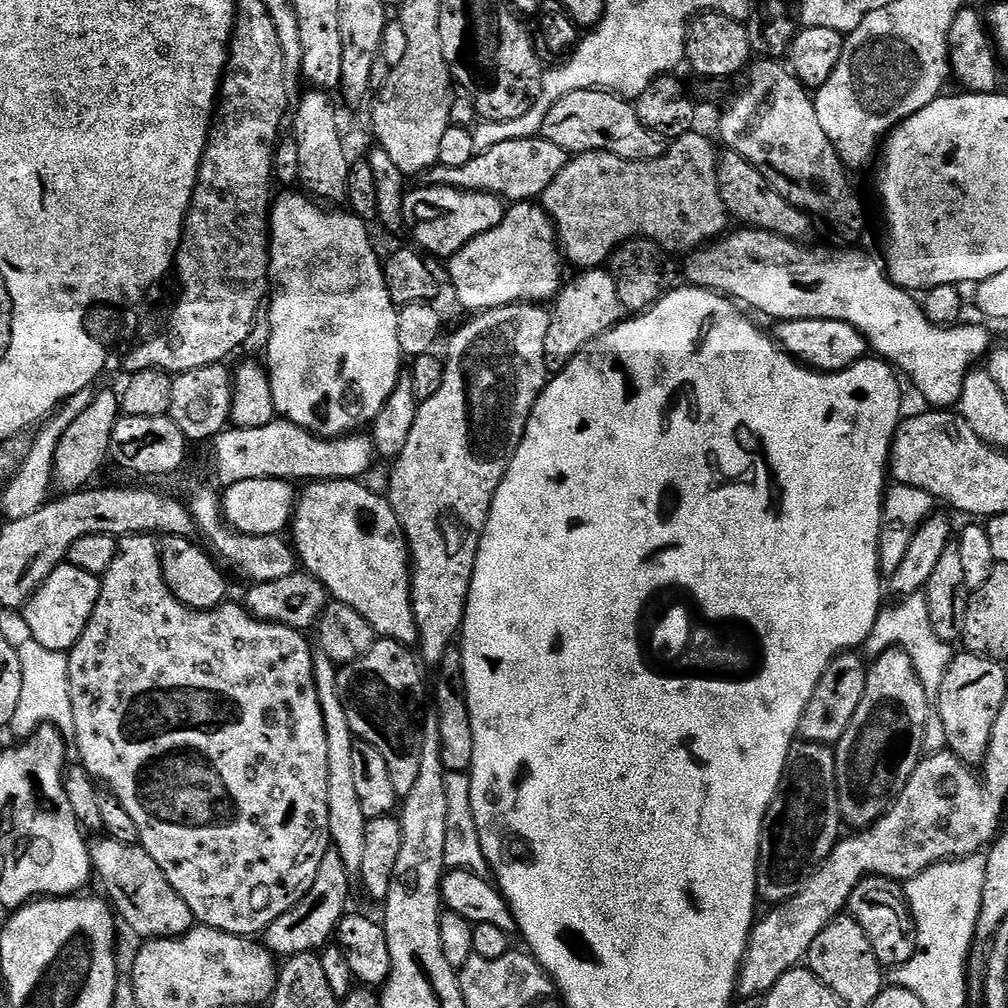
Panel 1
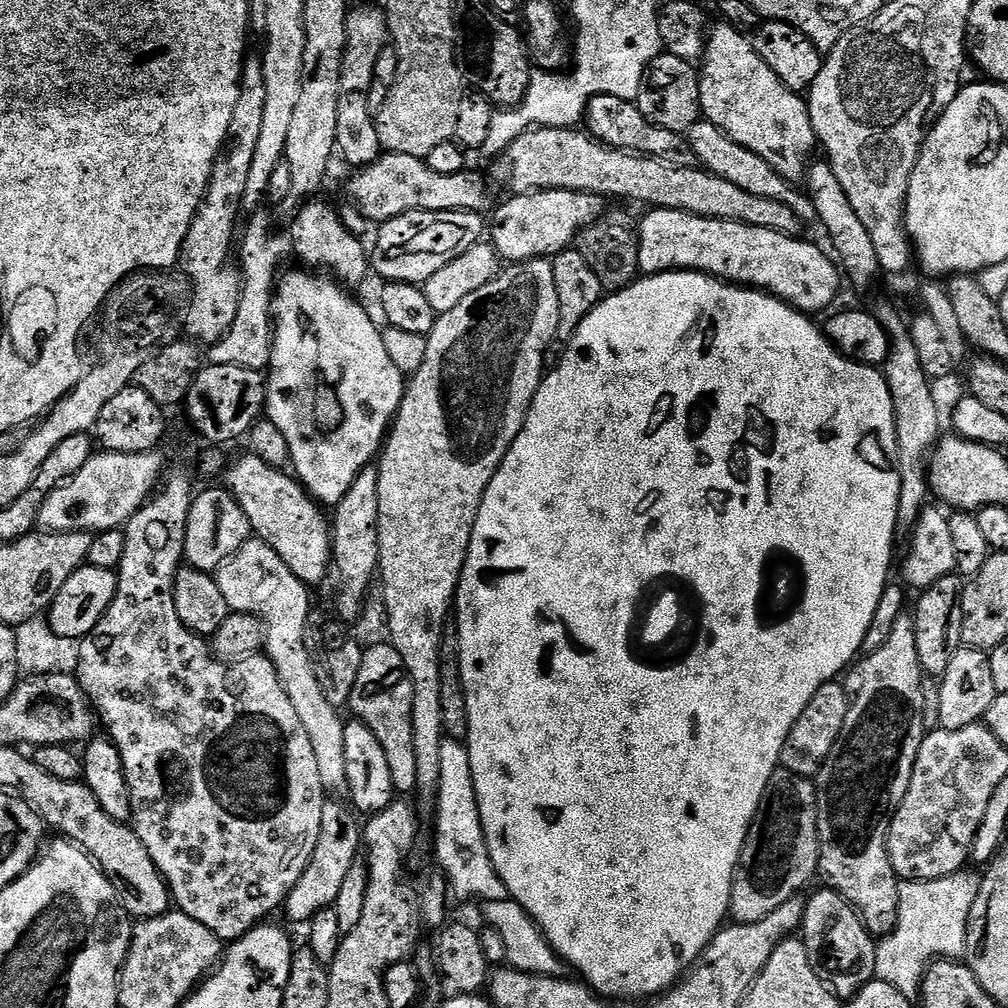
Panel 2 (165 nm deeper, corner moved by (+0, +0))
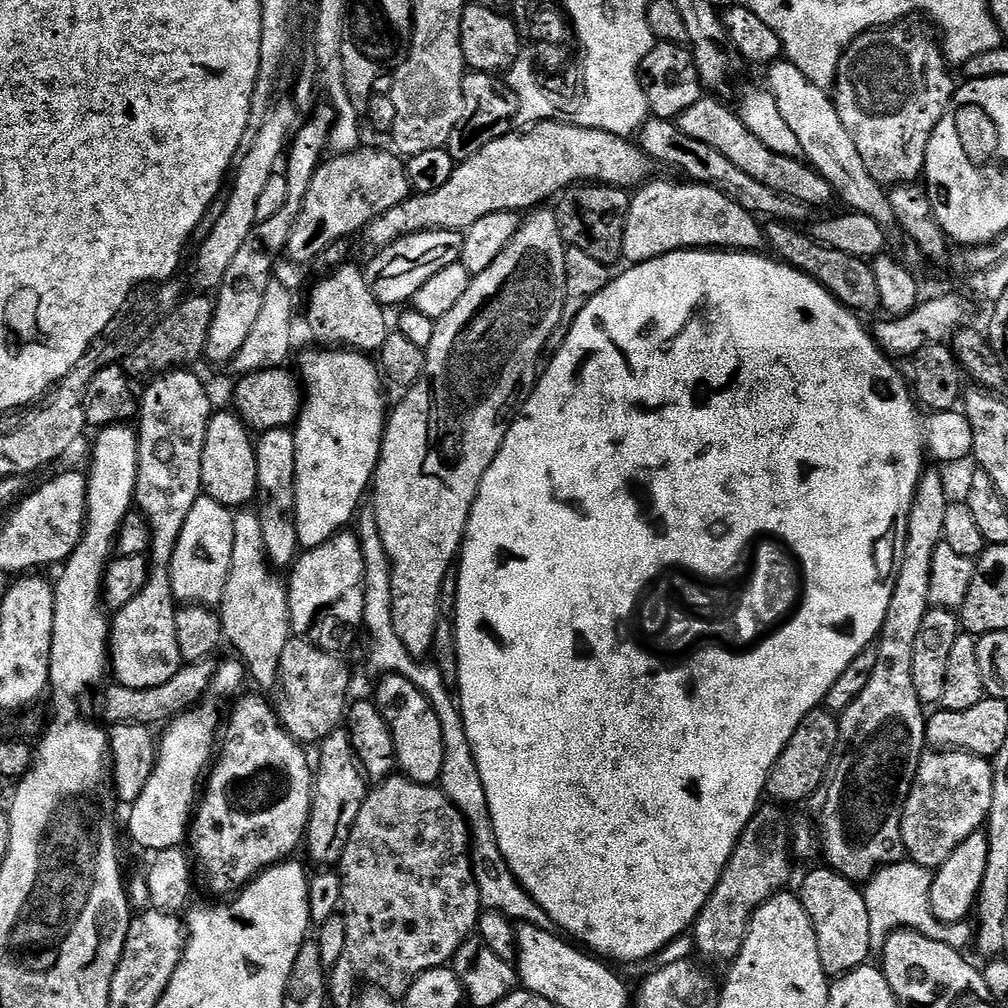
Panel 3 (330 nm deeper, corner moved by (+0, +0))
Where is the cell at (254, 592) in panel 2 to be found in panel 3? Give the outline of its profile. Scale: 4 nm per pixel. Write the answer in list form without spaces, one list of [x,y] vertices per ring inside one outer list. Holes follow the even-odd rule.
[[[240,510],[232,517],[234,522],[234,550],[230,554],[230,574],[226,578],[224,593],[218,605],[218,615],[222,622],[225,641],[236,647],[236,653],[246,669],[264,688],[277,687],[280,679],[280,659],[286,642],[293,635],[288,605],[288,585],[279,580],[266,554],[266,542],[262,539],[262,522],[255,510]]]

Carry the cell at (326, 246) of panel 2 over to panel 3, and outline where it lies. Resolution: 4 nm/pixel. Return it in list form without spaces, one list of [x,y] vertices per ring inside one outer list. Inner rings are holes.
[[[352,262],[344,263],[331,274],[316,280],[318,282],[308,296],[308,328],[324,343],[321,345],[335,346],[340,350],[376,354],[386,342],[390,331],[390,320],[388,324],[387,318],[384,317],[385,305],[379,304],[374,298],[363,271],[359,267],[356,269],[353,264]]]

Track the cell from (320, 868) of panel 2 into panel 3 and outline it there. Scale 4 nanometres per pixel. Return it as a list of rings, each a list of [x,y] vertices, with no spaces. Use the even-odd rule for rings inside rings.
[[[337,730],[324,737],[318,745],[320,761],[314,764],[312,786],[312,809],[308,819],[306,849],[316,866],[336,866],[346,850],[346,842],[354,830],[354,818],[362,810],[362,802],[368,797],[370,781],[360,766],[360,759],[347,731]]]

